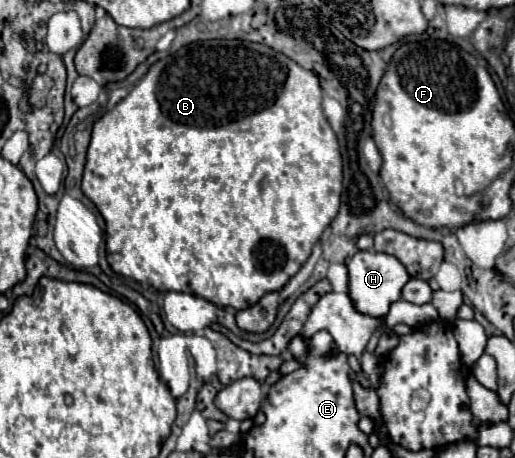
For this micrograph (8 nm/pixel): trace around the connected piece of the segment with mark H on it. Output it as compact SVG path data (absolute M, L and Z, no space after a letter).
M374 250L356 252L350 258L350 262L346 262L346 266L350 274L348 294L352 298L352 304L360 314L366 314L372 318L386 316L390 306L402 298L402 288L410 280L410 274L402 266L402 262L398 262L398 258L390 258L388 254L378 254Z

